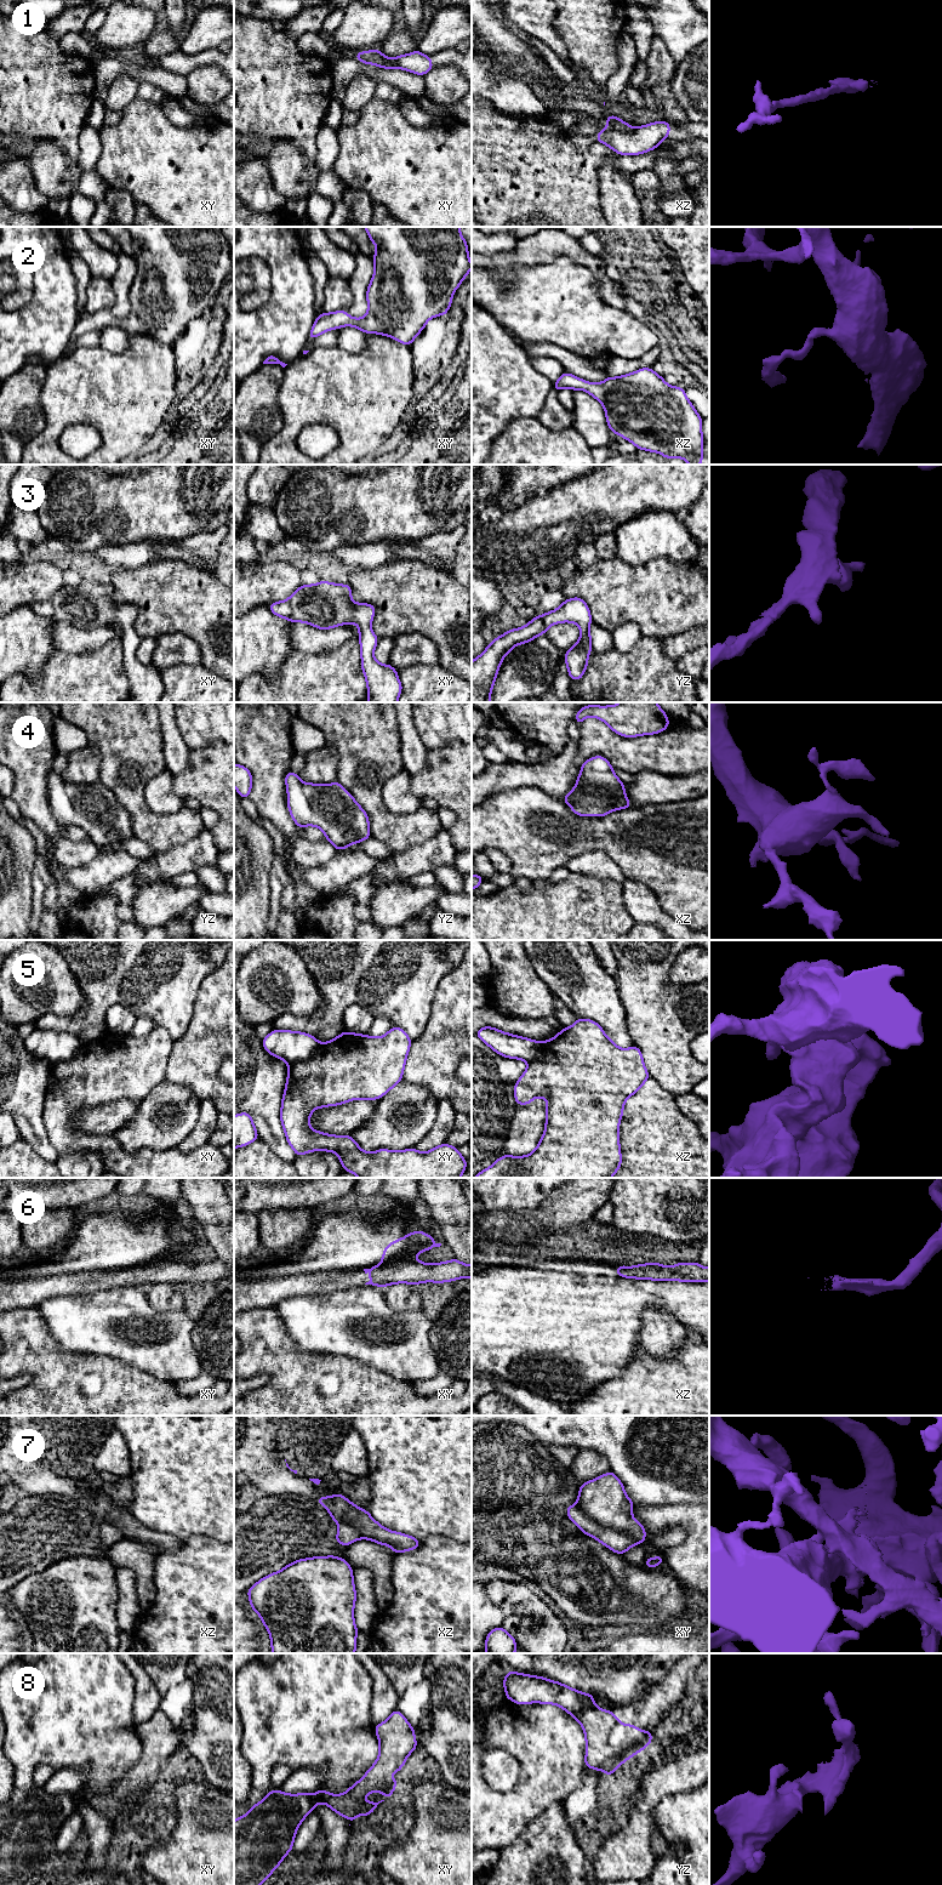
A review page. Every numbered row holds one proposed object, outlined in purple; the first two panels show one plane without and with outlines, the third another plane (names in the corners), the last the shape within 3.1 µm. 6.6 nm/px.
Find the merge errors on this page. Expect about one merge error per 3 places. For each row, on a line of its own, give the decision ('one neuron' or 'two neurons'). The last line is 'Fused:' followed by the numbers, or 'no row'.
1: two neurons
2: one neuron
3: one neuron
4: one neuron
5: two neurons
6: one neuron
7: one neuron
8: one neuron
Fused: 1, 5

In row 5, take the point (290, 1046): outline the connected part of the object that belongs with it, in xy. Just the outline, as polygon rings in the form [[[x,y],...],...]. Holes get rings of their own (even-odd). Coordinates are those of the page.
[[[273,1030],[262,1040],[266,1052],[286,1061],[290,1067],[307,1060],[319,1046],[319,1041],[303,1031]]]

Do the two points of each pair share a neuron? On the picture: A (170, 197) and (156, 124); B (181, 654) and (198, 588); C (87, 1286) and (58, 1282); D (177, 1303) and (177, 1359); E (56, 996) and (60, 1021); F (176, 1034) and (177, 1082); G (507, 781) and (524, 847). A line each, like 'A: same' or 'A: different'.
A: same
B: different
C: same
D: different
E: different
F: different
G: different

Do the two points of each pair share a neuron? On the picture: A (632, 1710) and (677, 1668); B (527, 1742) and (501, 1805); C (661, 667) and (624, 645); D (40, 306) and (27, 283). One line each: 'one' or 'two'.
A: one
B: one
C: two
D: two

